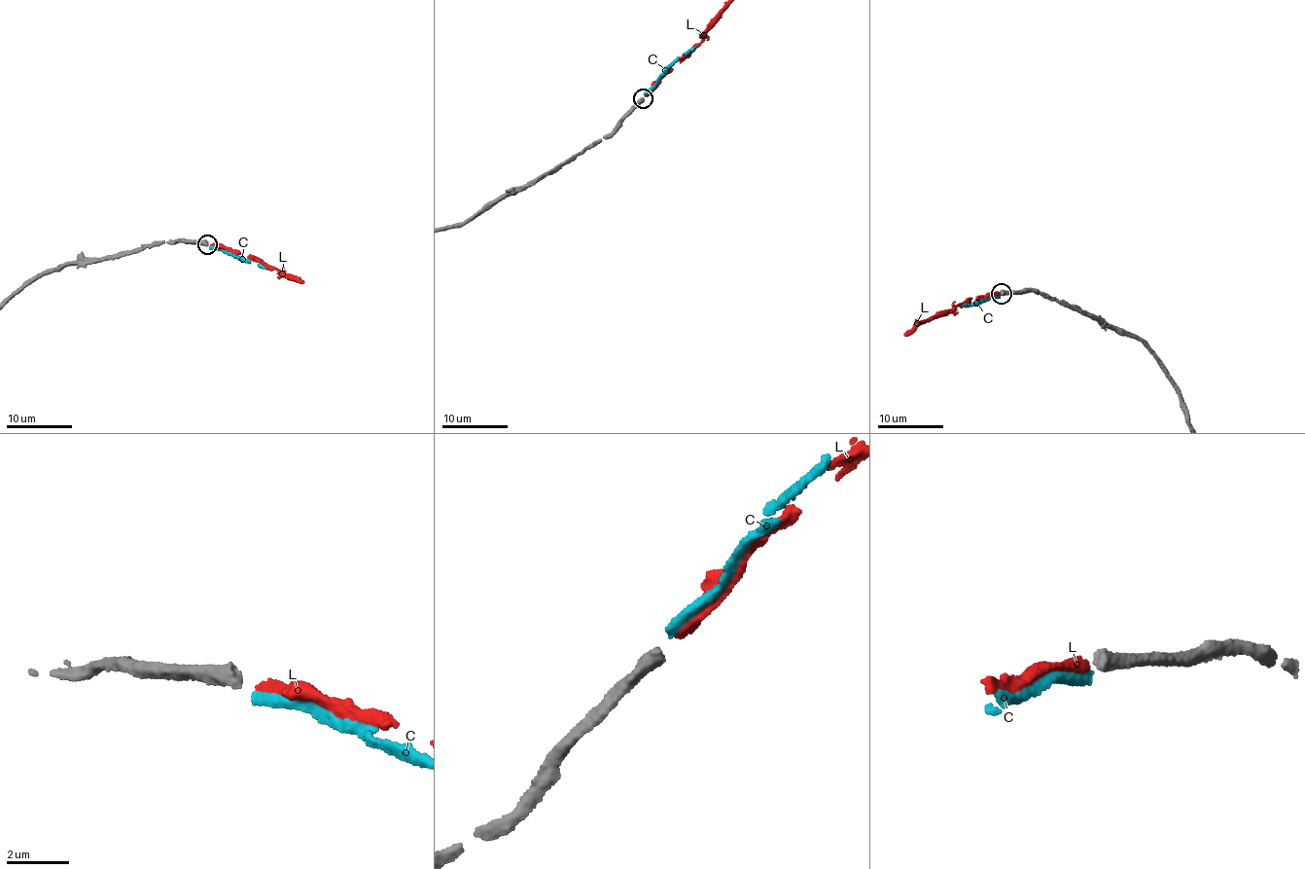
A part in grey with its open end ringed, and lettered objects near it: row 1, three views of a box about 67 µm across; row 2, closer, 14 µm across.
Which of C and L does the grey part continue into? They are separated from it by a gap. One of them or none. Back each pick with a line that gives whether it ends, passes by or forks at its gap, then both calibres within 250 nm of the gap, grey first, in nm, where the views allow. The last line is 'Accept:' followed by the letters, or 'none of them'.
L: It ends there. Thickness 460 nm (grey) against 360 nm
Accept: L

